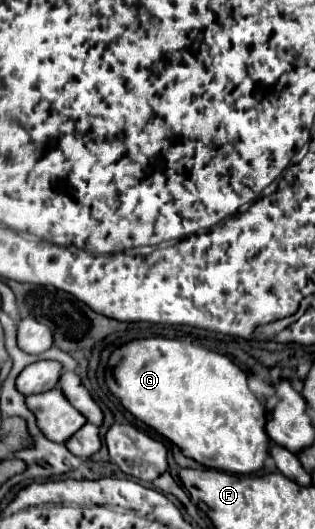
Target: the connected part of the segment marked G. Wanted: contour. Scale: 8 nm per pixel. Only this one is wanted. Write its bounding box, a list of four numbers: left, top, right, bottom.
[113,338,269,475]

